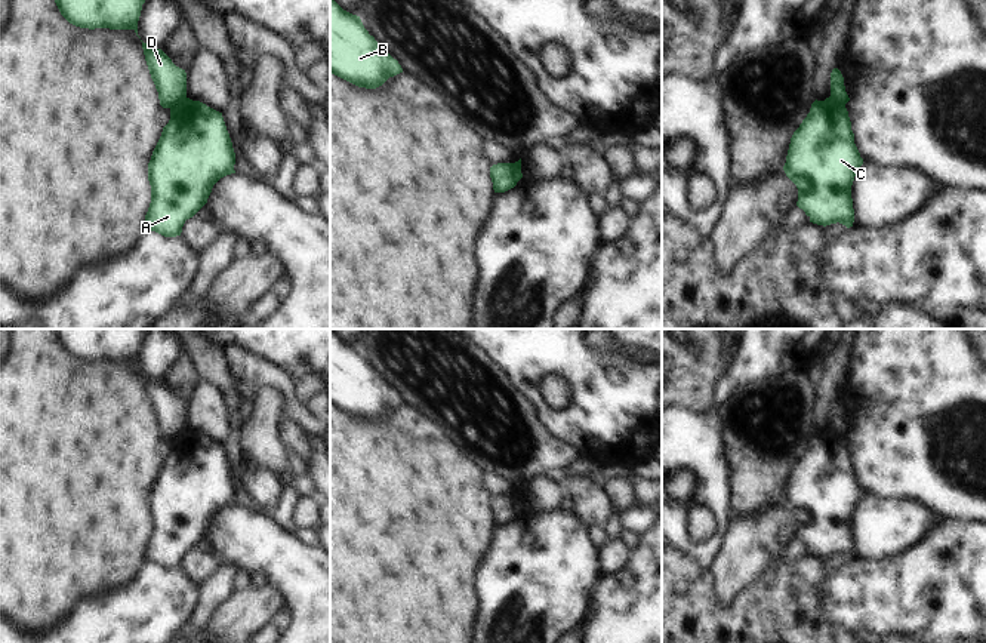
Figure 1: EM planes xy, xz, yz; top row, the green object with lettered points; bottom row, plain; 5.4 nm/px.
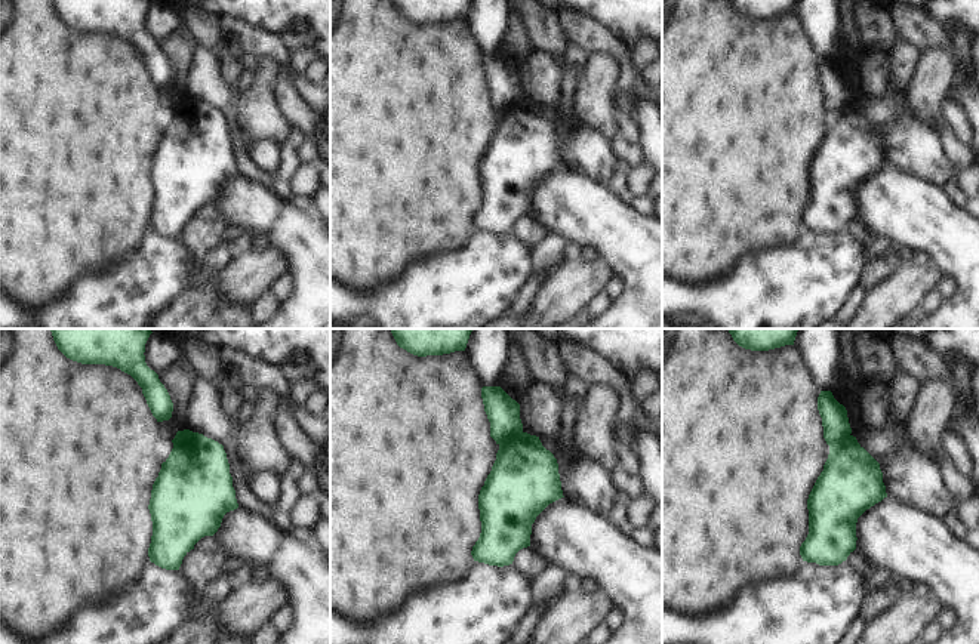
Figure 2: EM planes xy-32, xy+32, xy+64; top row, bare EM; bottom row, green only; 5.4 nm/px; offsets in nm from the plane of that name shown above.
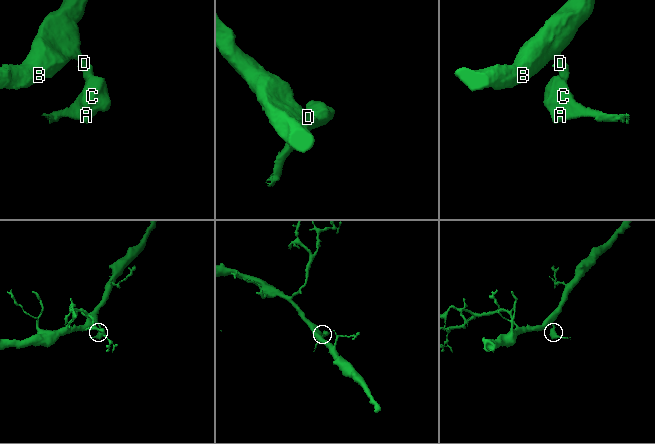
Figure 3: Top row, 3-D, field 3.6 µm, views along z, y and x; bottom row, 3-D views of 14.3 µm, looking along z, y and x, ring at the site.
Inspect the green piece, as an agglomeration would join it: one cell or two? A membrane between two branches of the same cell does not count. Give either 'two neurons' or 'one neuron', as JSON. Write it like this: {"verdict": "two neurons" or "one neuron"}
{"verdict": "two neurons"}

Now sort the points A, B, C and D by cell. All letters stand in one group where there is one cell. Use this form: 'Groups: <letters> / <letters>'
Groups: A C / B D.

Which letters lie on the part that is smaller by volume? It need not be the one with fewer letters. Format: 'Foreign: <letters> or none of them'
Foreign: A, C

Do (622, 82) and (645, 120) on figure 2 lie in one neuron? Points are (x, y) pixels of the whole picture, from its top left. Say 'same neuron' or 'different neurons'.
different neurons

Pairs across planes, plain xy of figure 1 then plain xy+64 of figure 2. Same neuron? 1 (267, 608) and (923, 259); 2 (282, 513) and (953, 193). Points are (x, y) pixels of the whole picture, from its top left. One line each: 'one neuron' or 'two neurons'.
1: two neurons
2: one neuron

